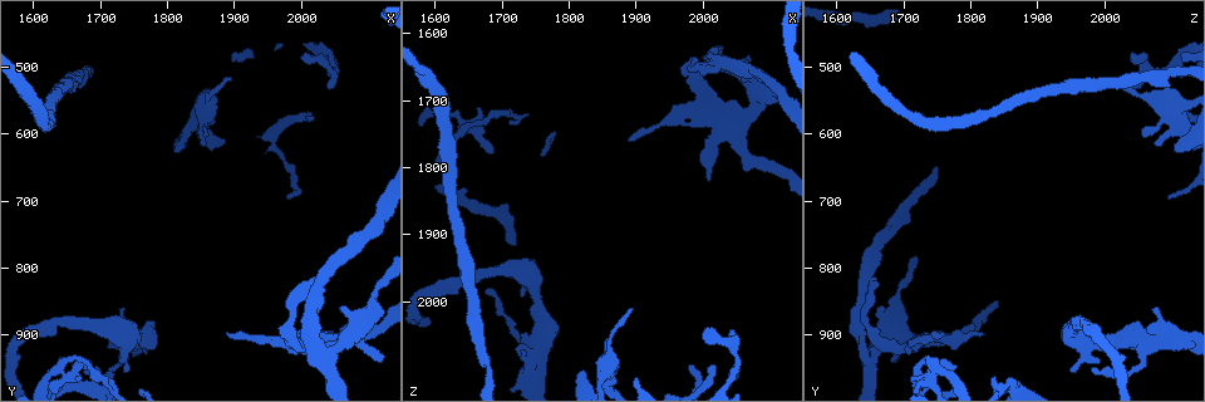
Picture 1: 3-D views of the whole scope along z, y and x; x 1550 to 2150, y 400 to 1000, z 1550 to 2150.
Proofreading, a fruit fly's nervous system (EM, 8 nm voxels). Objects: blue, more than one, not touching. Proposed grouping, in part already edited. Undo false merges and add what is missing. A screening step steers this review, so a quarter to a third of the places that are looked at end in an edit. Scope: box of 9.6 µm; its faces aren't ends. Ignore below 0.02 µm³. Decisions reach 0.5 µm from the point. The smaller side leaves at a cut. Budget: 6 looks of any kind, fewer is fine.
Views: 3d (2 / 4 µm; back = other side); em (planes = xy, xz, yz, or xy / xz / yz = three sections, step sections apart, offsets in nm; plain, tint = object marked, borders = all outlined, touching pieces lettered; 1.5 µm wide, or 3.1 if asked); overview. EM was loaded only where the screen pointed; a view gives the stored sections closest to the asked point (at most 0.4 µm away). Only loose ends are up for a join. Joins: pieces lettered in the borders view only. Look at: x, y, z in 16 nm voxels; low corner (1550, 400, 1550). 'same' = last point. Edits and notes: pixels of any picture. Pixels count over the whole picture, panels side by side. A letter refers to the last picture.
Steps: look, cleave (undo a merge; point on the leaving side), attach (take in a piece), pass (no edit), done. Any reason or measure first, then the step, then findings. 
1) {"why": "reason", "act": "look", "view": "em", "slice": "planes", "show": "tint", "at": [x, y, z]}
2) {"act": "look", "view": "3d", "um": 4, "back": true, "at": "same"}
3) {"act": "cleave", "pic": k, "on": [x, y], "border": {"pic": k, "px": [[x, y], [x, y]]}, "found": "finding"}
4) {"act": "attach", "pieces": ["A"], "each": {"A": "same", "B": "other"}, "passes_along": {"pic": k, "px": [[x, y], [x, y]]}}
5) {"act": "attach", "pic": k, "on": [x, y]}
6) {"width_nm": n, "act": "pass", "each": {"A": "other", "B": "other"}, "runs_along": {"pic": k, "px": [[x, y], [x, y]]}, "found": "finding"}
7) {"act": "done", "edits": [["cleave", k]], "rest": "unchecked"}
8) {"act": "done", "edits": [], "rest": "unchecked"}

{"why": "thin neck", "act": "look", "view": "3d", "um": 4, "back": true, "at": [1680, 510, 2100]}

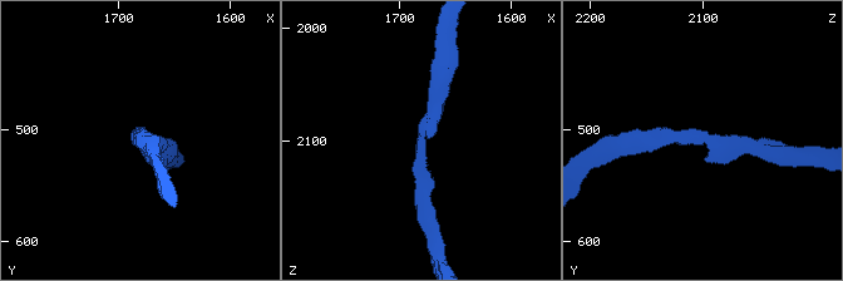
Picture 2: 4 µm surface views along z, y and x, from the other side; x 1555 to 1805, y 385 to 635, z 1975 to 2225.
{"act": "look", "view": "em", "slice": "yz", "step": 8, "show": "plain", "at": [1680, 510, 2100]}

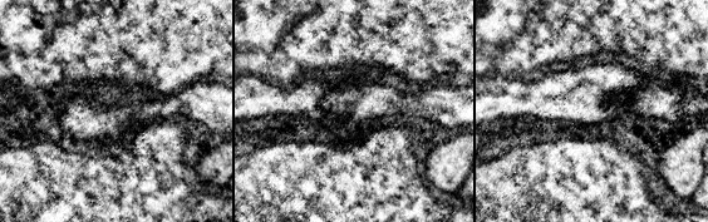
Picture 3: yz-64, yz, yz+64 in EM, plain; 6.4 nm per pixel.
{"why": "see the neighbours", "act": "look", "view": "em", "slice": "yz", "step": 8, "show": "borders", "at": "same"}

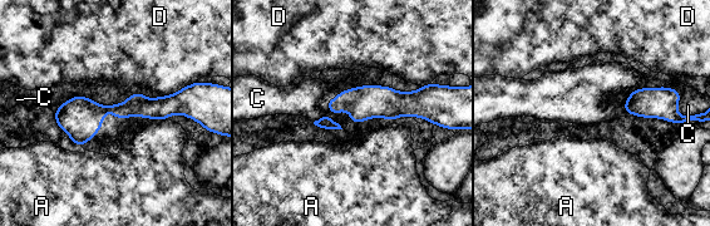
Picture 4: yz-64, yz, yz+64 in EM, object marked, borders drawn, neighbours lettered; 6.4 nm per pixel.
{"width_nm": 200, "act": "pass", "each": {"A": "other", "C": "other", "D": "other"}, "runs_along": {"pic": 4, "px": [[187, 107], [105, 108], [58, 118]]}, "found": "all the same cell"}

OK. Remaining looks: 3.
{"why": "branch stops here", "act": "look", "view": "3d", "um": 4, "at": [1820, 625, 2110]}

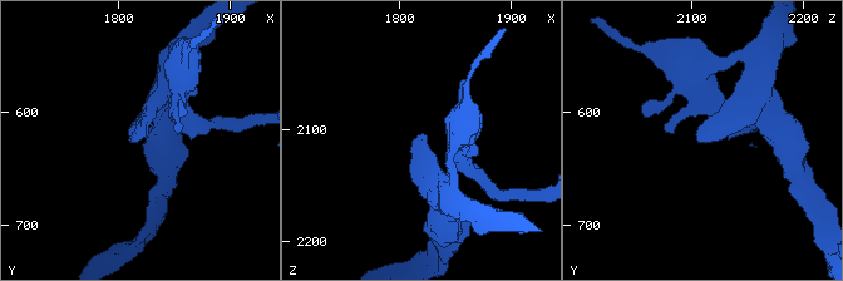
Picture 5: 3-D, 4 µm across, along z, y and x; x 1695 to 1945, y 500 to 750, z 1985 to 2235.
{"why": "now the EM", "act": "look", "view": "em", "slice": "planes", "show": "borders", "at": [1814, 624, 2106]}

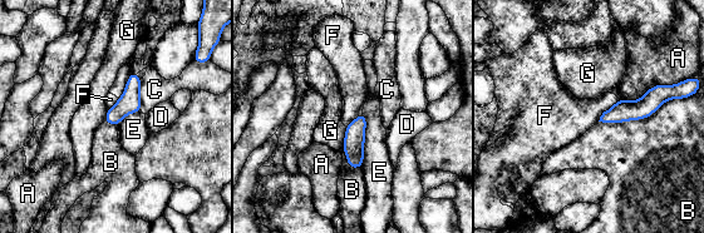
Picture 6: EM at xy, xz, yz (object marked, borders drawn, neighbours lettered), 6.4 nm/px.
{"act": "pass", "each": {"A": "other", "B": "other", "C": "other", "D": "other", "E": "other", "F": "other", "G": "other"}, "runs_along": {"pic": 6, "px": [[664, 90], [640, 109], [604, 118]]}, "found": "none of them fits"}

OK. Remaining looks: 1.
{"why": "thin end", "act": "look", "view": "em", "slice": "yz", "step": 8, "show": "borders", "at": [2015, 575, 2095]}

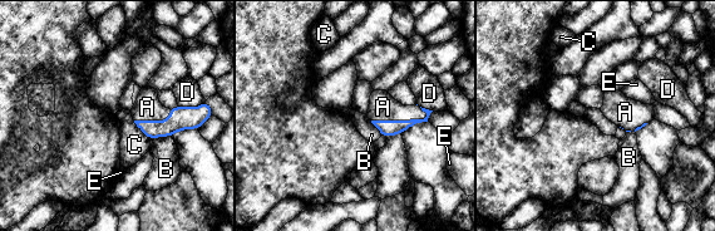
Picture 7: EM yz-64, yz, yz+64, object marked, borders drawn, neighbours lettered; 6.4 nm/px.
{"act": "attach", "pieces": ["A"], "each": {"A": "same", "B": "other", "C": "other", "D": "other", "E": "other"}, "found": "it goes on there"}

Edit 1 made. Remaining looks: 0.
{"act": "done", "edits": [["attach", 7]], "rest": "unchecked"}

